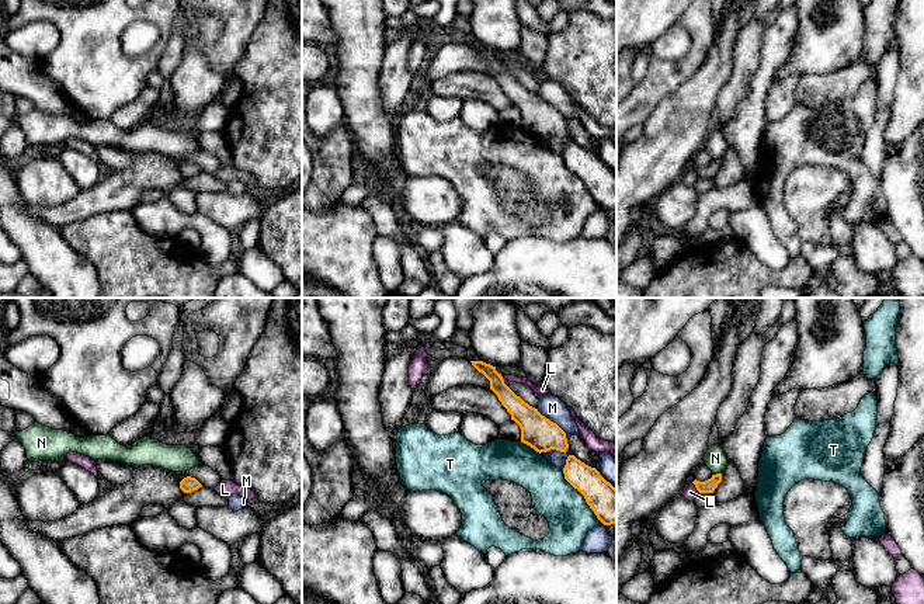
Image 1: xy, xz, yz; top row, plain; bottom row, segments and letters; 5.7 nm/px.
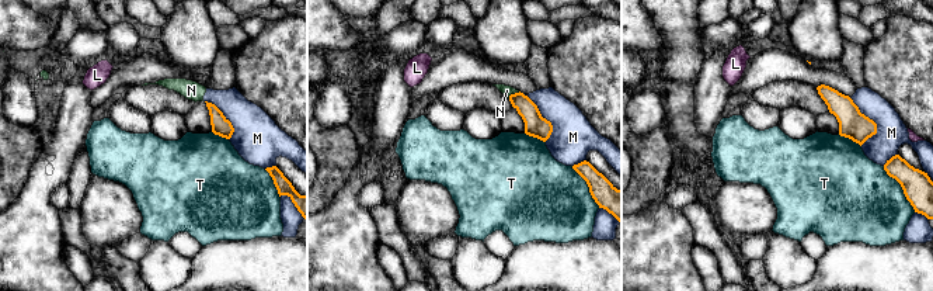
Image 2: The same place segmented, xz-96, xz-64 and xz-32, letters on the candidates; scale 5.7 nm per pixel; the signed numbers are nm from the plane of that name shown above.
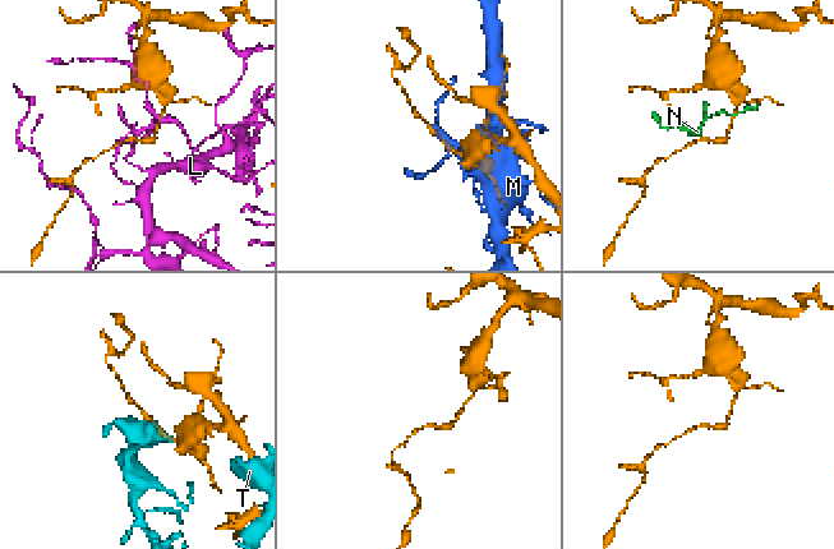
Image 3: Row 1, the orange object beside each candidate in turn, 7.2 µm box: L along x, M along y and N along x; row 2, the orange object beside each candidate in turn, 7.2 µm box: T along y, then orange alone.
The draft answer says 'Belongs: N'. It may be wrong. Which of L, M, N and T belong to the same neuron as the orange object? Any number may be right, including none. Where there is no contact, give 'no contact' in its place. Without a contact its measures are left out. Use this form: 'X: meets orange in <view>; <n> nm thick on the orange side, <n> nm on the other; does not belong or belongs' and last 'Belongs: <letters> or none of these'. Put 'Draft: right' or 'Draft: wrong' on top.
Draft: wrong
L: meets orange in yz; 80 nm thick on the orange side, 90 nm on the other; does not belong
M: meets orange in xz; 190 nm thick on the orange side, 140 nm on the other; does not belong
N: meets orange in yz; 80 nm thick on the orange side, 120 nm on the other; does not belong
T: meets orange in xz; 200 nm thick on the orange side, 260 nm on the other; does not belong
Belongs: none of these

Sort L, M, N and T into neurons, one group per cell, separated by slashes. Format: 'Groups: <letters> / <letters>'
Groups: L / M N / T

